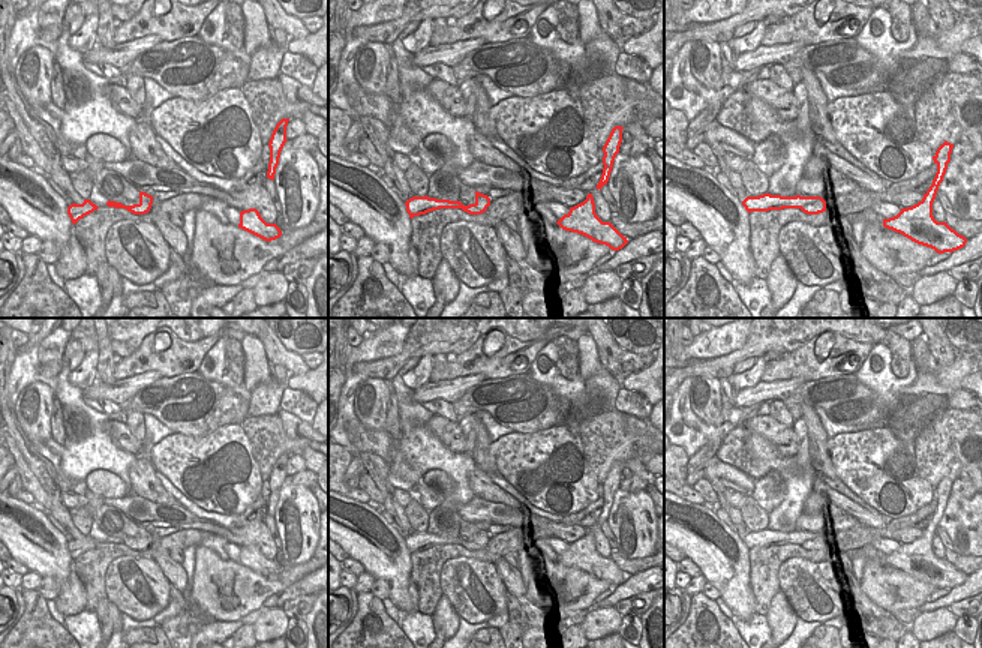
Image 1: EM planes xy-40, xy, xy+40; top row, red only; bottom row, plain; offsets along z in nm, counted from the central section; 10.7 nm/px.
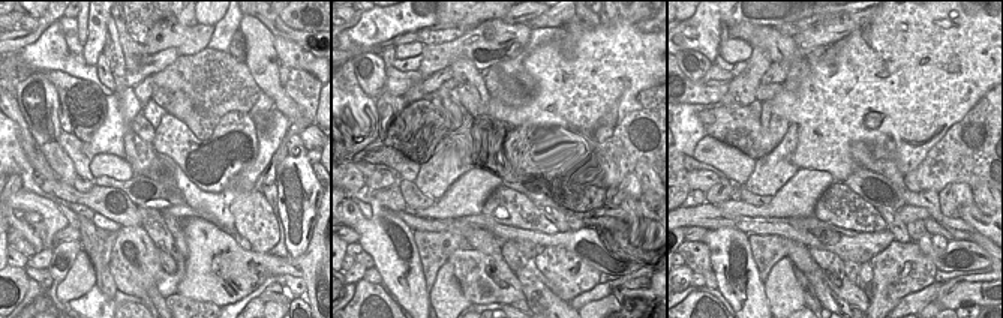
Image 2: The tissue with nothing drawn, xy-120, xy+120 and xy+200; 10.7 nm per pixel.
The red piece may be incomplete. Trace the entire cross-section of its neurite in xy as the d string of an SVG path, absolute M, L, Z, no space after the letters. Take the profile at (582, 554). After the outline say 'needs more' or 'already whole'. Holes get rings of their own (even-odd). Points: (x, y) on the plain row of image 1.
M592 530L586 536L570 544L556 558L562 566L582 570L595 579L606 580L612 586L622 585L628 576L610 558L603 558L595 549Z; already whole

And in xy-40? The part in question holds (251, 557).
M256 544L240 548L238 564L265 576L271 578L282 572L280 564L276 560L267 560Z; already whole

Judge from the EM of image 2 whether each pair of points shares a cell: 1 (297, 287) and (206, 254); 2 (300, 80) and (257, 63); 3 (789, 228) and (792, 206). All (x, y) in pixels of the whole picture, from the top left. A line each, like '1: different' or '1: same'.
1: different
2: different
3: different

